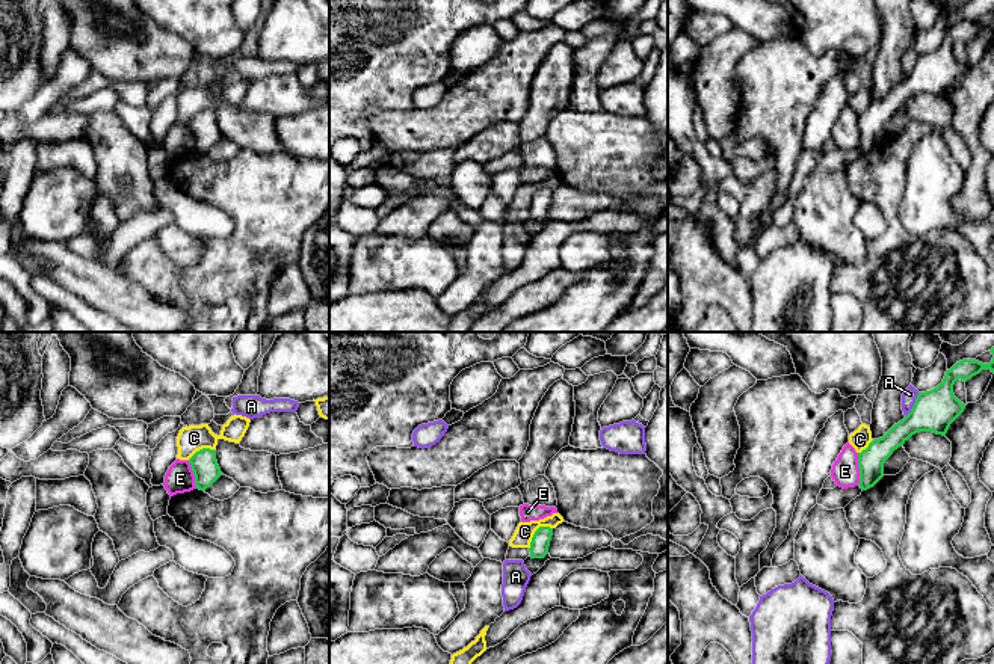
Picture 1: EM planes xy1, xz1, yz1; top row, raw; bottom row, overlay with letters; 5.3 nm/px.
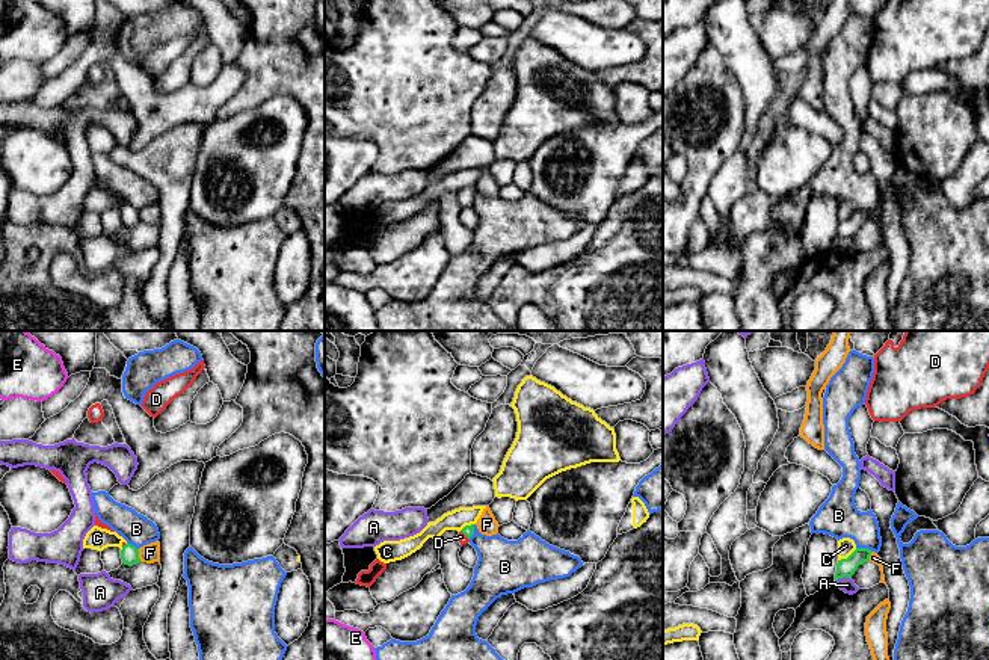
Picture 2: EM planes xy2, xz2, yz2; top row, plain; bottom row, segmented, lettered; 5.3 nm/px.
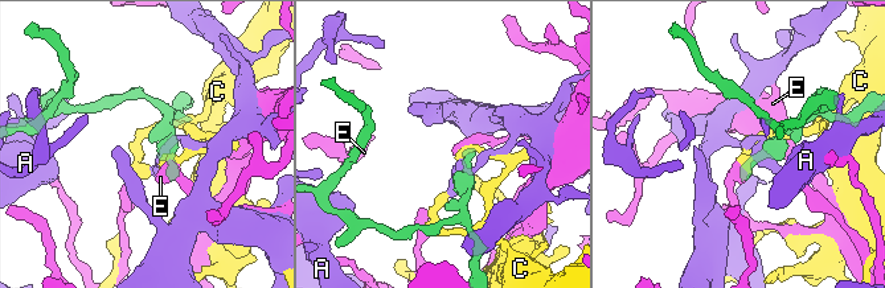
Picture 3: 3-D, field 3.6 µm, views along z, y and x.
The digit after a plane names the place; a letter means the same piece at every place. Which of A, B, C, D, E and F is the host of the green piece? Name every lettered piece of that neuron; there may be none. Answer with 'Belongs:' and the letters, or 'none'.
Belongs: D

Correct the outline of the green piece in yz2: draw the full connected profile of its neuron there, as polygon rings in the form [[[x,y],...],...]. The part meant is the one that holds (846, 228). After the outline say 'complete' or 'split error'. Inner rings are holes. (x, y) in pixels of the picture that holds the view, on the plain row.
[[[856,210],[847,221],[838,222],[835,245],[838,240],[852,239],[859,227],[870,224],[871,211],[868,210]]]; complete

